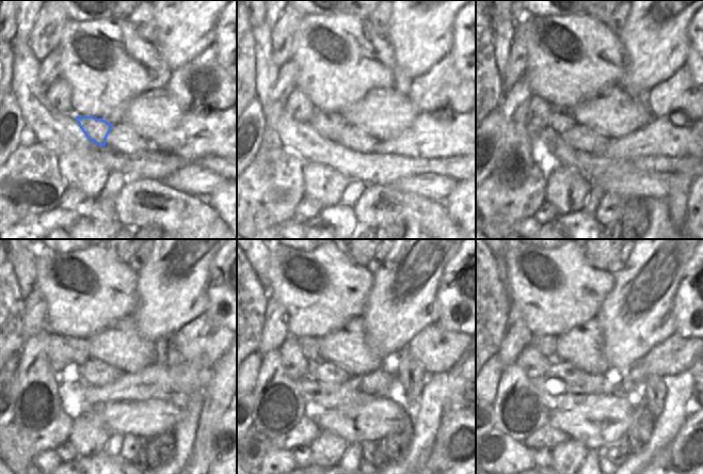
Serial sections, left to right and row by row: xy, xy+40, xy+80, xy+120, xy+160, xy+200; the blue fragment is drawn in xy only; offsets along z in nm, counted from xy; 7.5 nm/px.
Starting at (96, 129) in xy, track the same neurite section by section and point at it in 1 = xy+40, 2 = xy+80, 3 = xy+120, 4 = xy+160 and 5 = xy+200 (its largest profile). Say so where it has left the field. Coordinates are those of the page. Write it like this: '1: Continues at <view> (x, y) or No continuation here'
1: Continues at xy+40 (330, 125)
2: Continues at xy+80 (561, 120)
3: Continues at xy+120 (79, 354)
4: Continues at xy+160 (309, 345)
5: Continues at xy+200 (546, 345).

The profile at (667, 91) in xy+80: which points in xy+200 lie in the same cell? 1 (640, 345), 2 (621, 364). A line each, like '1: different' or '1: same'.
1: different
2: different

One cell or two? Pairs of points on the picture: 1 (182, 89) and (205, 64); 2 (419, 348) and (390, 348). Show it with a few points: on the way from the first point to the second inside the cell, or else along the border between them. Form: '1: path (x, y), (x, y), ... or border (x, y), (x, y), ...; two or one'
1: path (188, 81), (190, 74), (197, 69); one
2: border (421, 329), (405, 348); two

